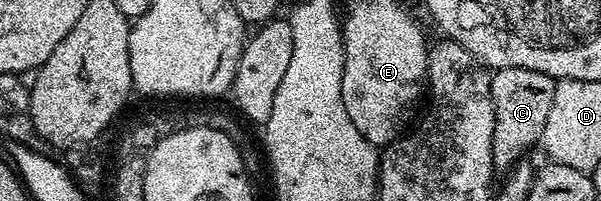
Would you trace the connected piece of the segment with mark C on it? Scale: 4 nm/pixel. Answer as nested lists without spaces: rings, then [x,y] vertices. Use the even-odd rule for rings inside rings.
[[[502,68],[492,74],[490,92],[494,104],[494,140],[492,164],[497,171],[507,172],[525,157],[532,145],[544,137],[546,120],[554,104],[557,79],[530,68]]]

